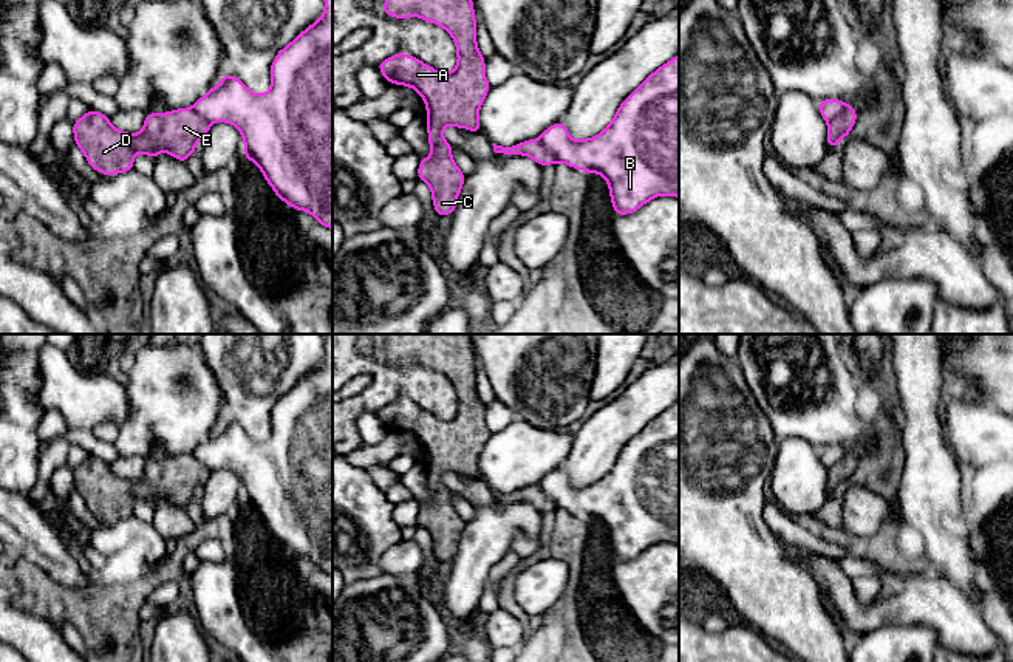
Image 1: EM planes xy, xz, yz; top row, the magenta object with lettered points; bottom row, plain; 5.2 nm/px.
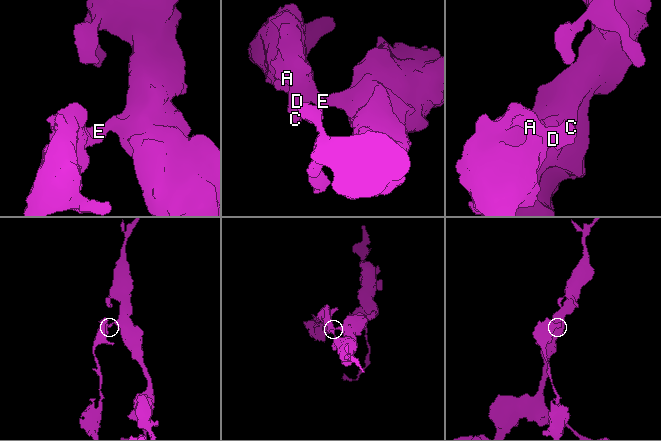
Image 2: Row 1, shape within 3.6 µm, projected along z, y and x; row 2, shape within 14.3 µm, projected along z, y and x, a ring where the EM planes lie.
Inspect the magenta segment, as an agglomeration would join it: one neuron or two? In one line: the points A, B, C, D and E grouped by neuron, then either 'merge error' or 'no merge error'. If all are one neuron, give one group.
groups A C D E / B; merge error

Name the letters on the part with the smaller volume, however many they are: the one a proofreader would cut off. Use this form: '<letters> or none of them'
A, C, D, E

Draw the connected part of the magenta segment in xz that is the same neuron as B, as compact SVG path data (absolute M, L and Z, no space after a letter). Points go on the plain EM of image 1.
M679 401L663 410L640 430L617 455L616 464L597 483L574 487L563 469L546 475L538 484L557 509L588 520L600 520L608 532L616 561L636 558L645 549L660 541L679 544Z

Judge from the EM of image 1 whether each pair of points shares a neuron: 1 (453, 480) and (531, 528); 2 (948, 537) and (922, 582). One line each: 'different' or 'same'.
1: different
2: different

